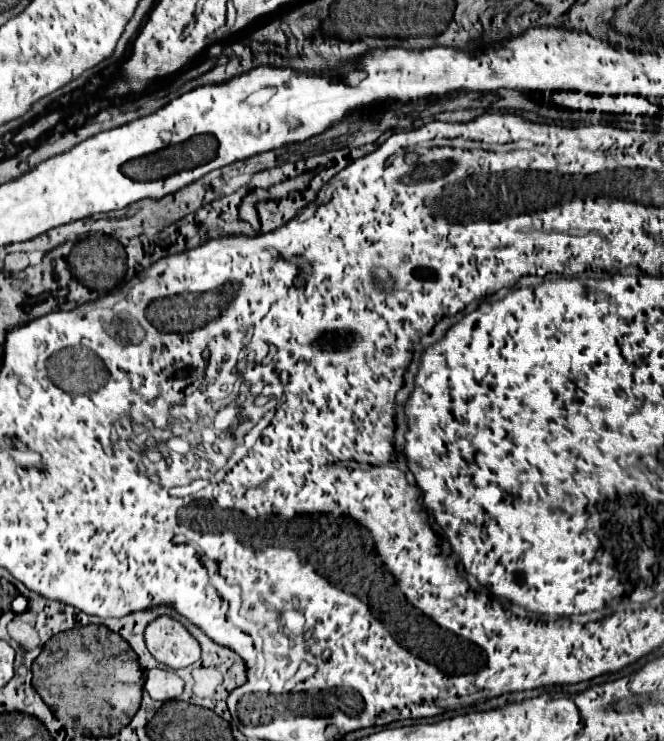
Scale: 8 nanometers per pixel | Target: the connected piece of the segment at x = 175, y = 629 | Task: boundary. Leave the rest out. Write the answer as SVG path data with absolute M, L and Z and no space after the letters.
M159 616L145 628L147 650L153 658L173 670L187 668L201 658L201 644L171 616Z

